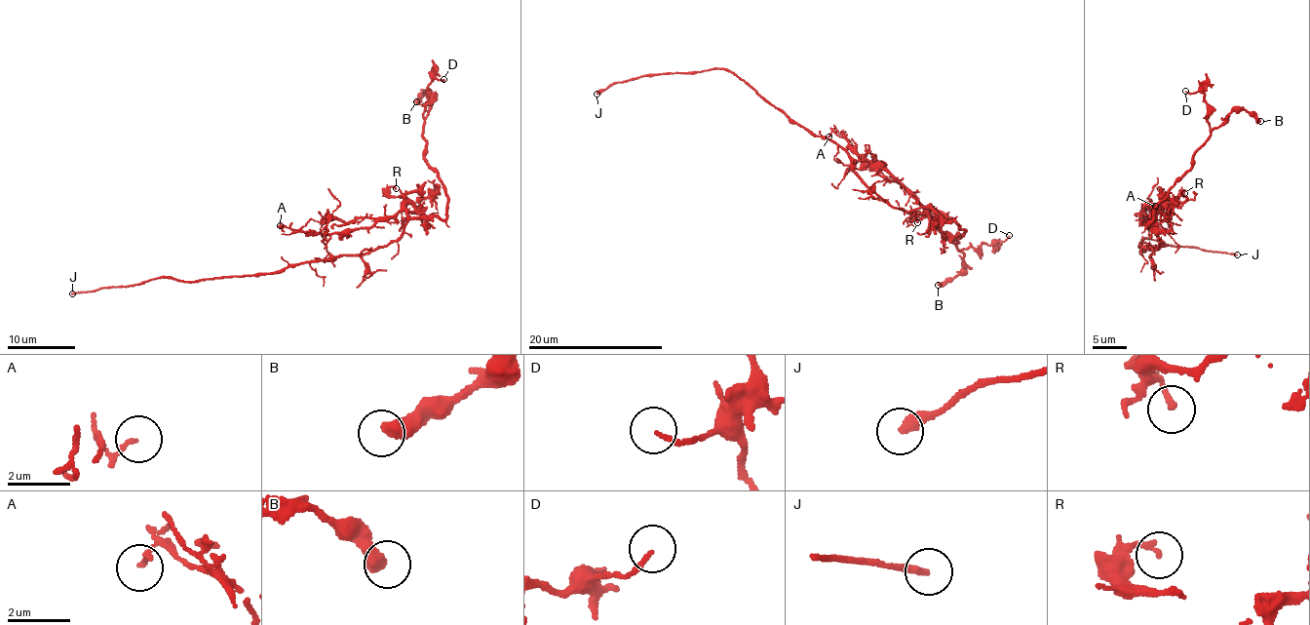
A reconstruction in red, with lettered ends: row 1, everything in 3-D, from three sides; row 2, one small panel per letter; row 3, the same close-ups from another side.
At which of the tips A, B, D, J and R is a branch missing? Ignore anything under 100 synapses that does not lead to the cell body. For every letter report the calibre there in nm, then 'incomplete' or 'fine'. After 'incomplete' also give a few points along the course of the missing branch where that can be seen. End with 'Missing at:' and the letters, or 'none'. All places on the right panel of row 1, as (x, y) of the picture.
A: calibre 90 nm; fine
B: calibre 480 nm; fine
D: calibre 150 nm; fine
J: calibre 280 nm; incomplete
R: calibre 170 nm; fine
Missing at: J

